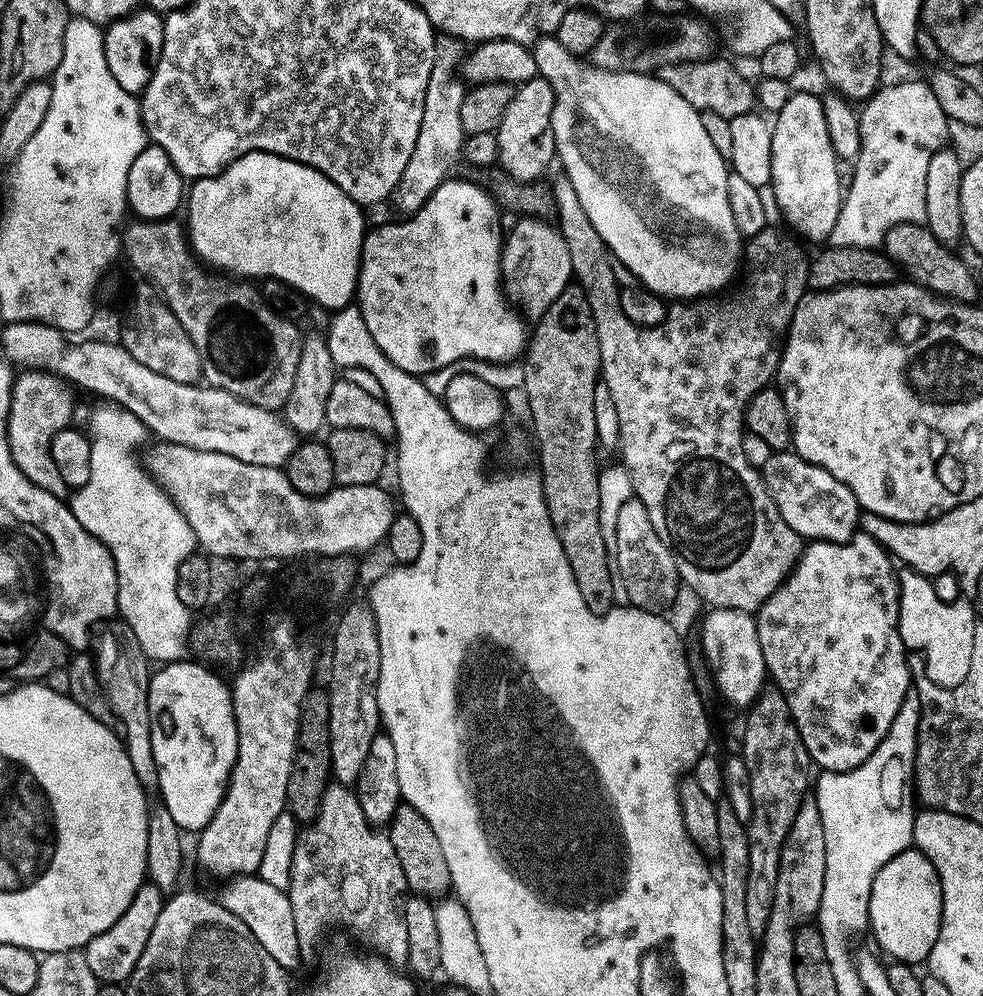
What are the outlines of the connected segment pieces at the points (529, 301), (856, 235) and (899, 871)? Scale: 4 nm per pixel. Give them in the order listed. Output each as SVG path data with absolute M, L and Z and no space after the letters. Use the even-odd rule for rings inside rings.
M531 214L519 218L521 220L509 232L507 229L502 240L500 275L507 295L520 303L519 311L525 317L528 315L529 321L535 322L547 310L550 302L554 302L554 298L558 298L558 294L562 294L562 290L573 283L570 250L566 246L566 238L562 238L555 223Z
M904 80L901 84L887 84L877 88L859 109L860 152L854 161L856 173L849 184L847 181L838 222L834 222L834 230L828 235L831 247L876 250L896 224L924 224L926 166L932 155L945 147L950 121L927 82Z
M909 850L890 858L890 862L886 862L886 866L882 866L882 870L878 870L878 874L874 878L874 886L870 890L867 927L872 928L872 936L880 943L879 951L885 957L887 957L886 955L892 956L888 958L902 964L923 965L938 938L941 918L942 886L930 858L926 858L915 850Z

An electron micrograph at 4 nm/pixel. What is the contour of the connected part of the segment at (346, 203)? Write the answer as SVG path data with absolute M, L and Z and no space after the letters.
M247 152L226 165L217 176L191 181L186 192L186 212L187 208L189 245L197 261L203 262L209 269L236 278L251 278L256 282L280 280L313 305L321 304L327 310L346 308L353 303L366 225L360 213L363 212L361 205L330 182L326 174L273 152Z

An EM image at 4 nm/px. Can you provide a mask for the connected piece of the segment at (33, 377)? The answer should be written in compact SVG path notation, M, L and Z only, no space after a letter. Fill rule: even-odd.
M21 371L12 381L12 405L8 415L8 441L18 470L22 470L34 486L42 486L42 490L61 498L67 497L70 489L52 457L52 442L54 434L73 423L71 391L68 381L51 372Z

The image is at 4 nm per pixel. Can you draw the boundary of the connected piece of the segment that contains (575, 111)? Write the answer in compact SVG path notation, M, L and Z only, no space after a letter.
M549 34L540 37L531 45L534 62L537 63L539 79L554 90L554 110L552 111L552 133L556 143L558 164L561 164L563 175L570 178L577 191L578 202L582 202L582 210L586 210L586 218L590 218L594 230L598 230L598 238L607 246L609 253L614 257L615 263L621 269L625 268L632 276L637 276L643 287L667 298L672 302L691 302L707 297L709 294L720 294L724 287L736 276L736 267L742 264L742 237L738 226L734 222L734 214L730 211L730 198L726 190L729 161L710 142L710 134L702 127L702 118L694 106L684 103L682 94L670 85L652 74L642 72L611 72L597 68L591 62L585 62L581 57L572 56L570 50L558 42L555 35Z

